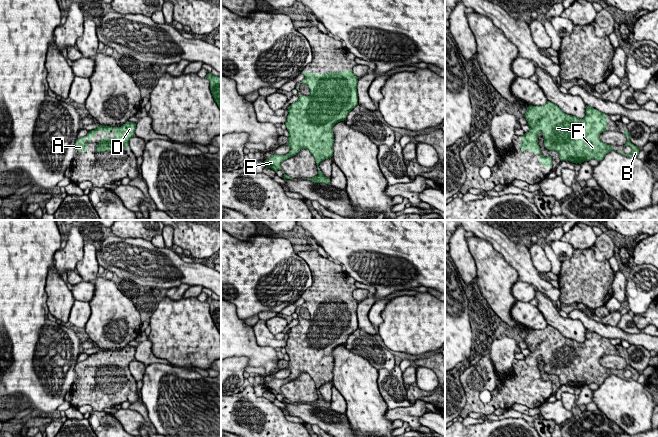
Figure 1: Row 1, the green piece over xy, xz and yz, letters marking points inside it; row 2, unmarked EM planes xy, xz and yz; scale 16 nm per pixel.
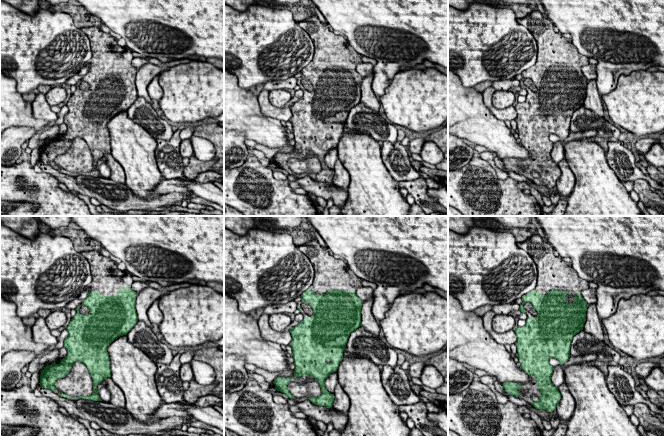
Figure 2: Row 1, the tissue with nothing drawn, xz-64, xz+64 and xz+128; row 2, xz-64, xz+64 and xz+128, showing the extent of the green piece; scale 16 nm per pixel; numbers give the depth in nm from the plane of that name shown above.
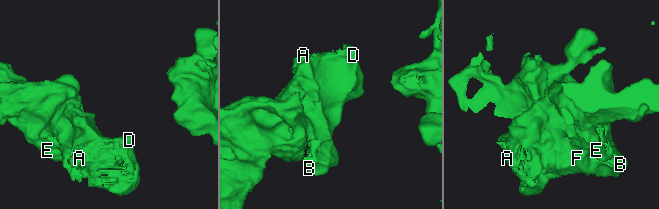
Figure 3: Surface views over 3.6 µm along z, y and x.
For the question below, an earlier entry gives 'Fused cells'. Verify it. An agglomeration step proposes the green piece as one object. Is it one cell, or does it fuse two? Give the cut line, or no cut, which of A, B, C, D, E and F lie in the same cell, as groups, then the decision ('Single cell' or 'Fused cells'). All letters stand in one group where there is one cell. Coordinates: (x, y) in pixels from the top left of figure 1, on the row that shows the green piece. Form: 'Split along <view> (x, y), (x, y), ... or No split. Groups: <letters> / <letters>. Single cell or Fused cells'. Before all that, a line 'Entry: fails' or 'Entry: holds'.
Entry: fails
No split. Groups: A B C D E F. Single cell

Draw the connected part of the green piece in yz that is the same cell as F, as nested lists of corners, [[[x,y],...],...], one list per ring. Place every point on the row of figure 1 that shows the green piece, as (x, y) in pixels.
[[[547,101],[541,106],[529,106],[525,113],[530,130],[521,136],[521,151],[532,151],[539,154],[543,167],[552,167],[552,157],[544,157],[538,144],[538,134],[541,132],[546,149],[556,151],[561,161],[570,161],[581,164],[584,161],[595,159],[601,161],[605,155],[613,150],[613,146],[607,145],[599,138],[600,134],[607,130],[607,114],[586,105],[586,115],[583,119],[564,113],[556,104]]]

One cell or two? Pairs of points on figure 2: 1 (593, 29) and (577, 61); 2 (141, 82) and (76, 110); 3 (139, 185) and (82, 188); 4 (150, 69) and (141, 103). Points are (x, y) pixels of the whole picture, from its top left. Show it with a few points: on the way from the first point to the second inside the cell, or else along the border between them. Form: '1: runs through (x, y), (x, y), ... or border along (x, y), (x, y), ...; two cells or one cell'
1: border along (571, 38), (576, 49), (588, 58); two cells
2: border along (136, 70), (136, 92), (138, 96); two cells
3: border along (125, 183), (136, 195), (148, 199); two cells
4: border along (138, 96), (141, 96), (151, 104); two cells

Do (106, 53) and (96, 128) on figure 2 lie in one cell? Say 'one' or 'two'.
one

